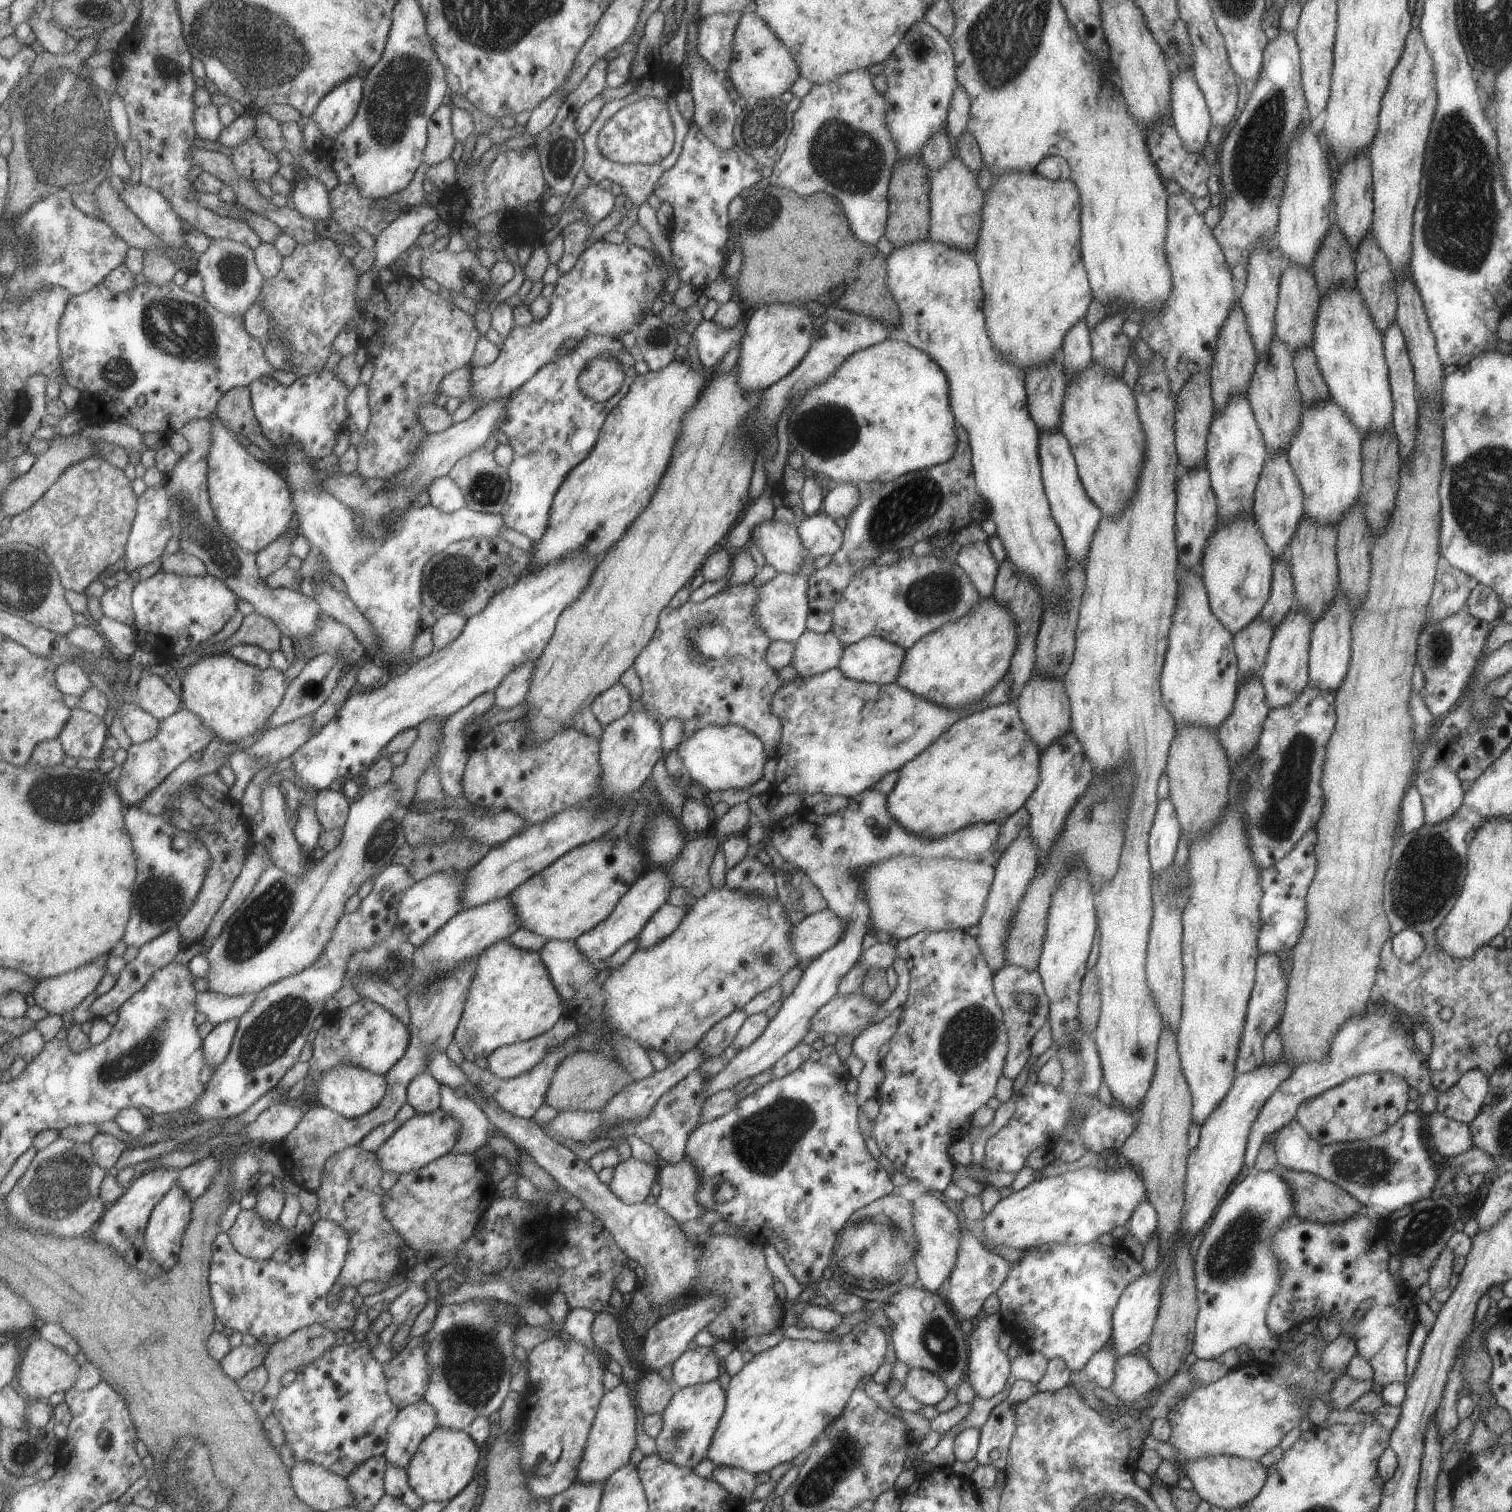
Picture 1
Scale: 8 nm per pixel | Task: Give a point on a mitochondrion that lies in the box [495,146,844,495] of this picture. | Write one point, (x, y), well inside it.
(657, 338)

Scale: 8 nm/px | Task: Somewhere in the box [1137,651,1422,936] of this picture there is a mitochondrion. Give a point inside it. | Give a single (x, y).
(1287, 795)

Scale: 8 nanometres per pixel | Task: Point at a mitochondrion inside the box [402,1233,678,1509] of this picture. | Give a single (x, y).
(473, 1360)

